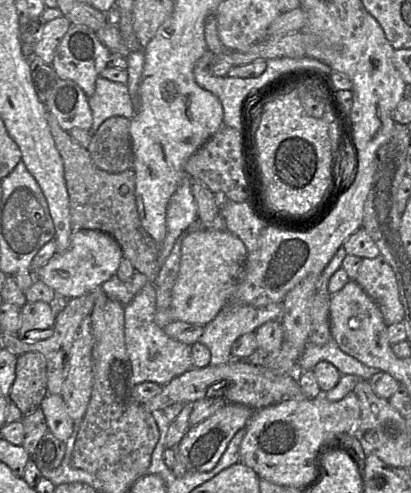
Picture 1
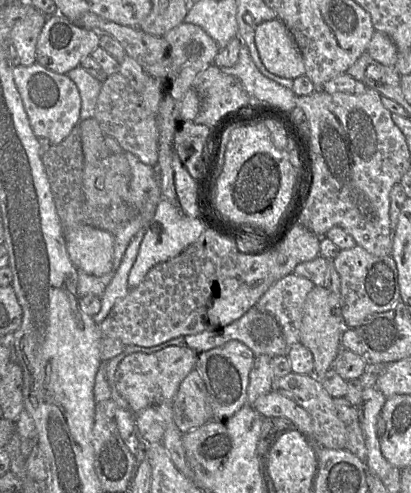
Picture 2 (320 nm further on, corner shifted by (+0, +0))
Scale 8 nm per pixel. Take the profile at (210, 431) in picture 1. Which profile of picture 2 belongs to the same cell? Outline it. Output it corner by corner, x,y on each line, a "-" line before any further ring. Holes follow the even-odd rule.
231,340
223,346
199,353
195,369
200,373
213,412
213,420
223,421
230,419
247,404
250,372
256,355
243,342

